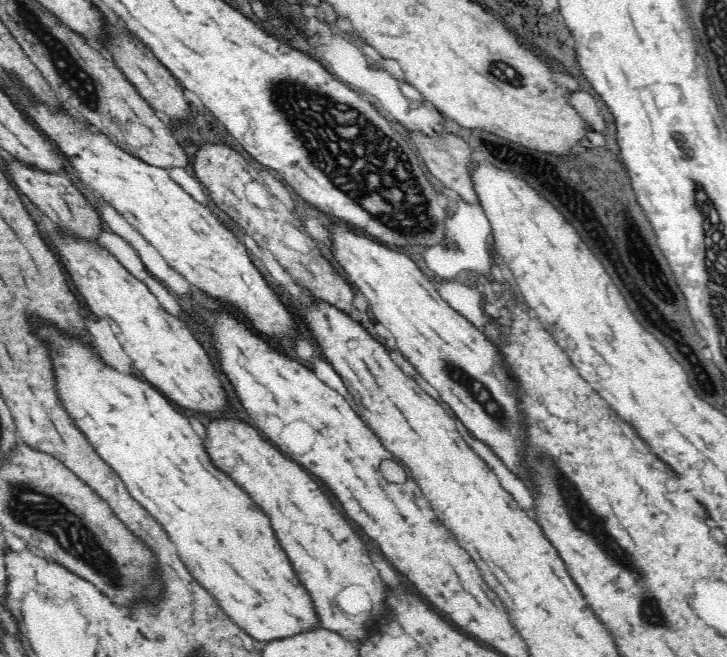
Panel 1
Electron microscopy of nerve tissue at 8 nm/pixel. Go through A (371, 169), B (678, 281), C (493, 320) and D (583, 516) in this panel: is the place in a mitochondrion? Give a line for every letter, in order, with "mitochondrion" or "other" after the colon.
A: mitochondrion
B: other
C: other
D: mitochondrion

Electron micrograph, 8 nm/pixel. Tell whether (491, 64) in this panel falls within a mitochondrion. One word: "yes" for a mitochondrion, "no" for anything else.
yes

